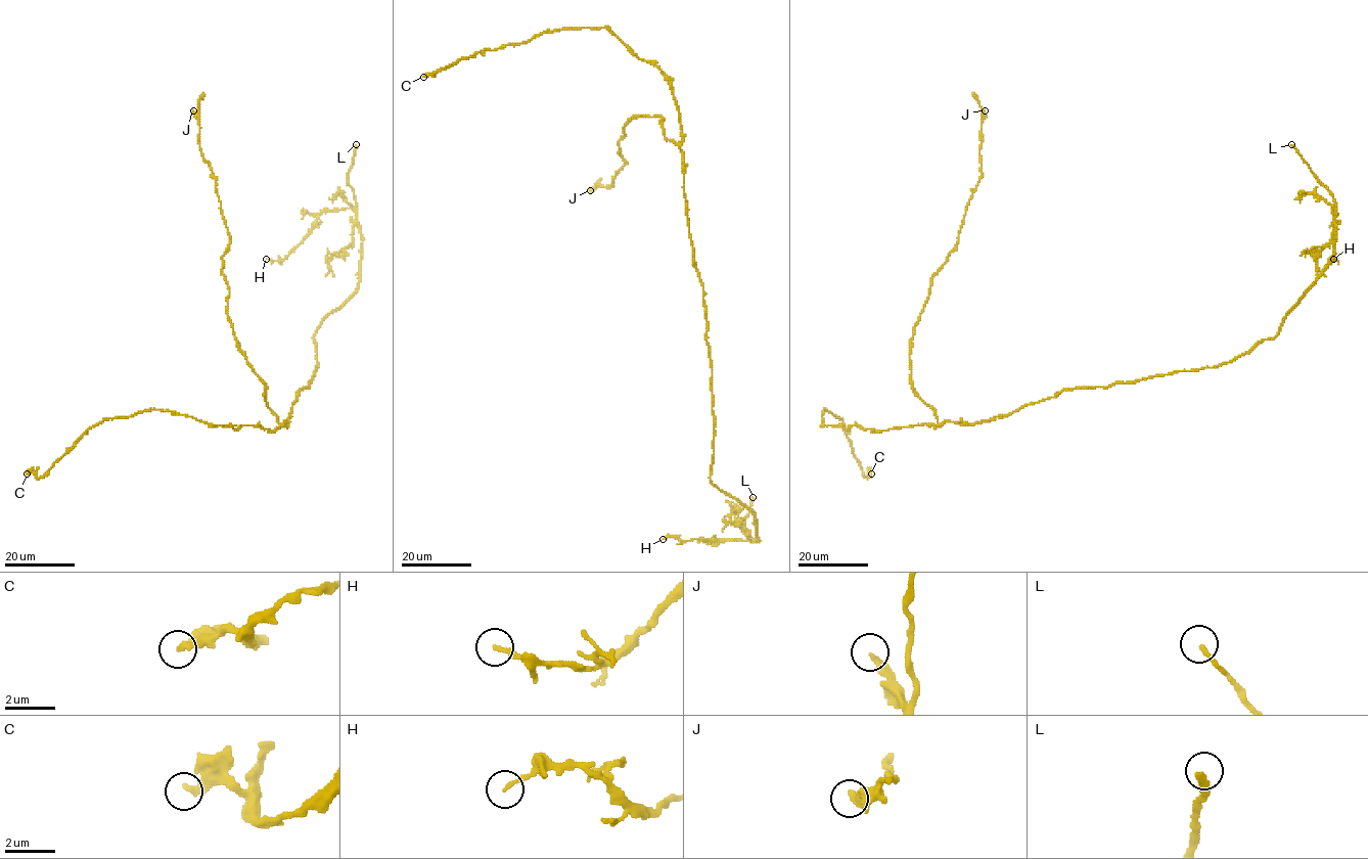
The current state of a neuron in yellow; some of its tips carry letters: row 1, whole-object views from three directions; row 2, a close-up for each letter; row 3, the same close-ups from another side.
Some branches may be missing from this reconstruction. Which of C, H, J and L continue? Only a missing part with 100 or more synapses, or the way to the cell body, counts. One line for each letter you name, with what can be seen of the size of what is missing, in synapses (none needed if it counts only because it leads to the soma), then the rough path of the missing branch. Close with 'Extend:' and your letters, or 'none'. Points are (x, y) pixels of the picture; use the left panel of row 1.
L: missing branch runs (356, 144), (360, 131), (372, 123)
Extend: L

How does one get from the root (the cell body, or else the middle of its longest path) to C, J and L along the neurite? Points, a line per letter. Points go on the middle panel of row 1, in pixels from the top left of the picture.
C: (693, 257), (680, 148), (682, 129), (671, 81), (609, 31), (545, 31), (526, 42), (483, 50), (423, 77)
J: (693, 257), (682, 152), (665, 137), (663, 118), (630, 119), (619, 144), (627, 164), (609, 187), (590, 190)
L: (693, 257), (702, 286), (712, 362), (711, 482), (755, 516), (759, 541), (754, 542), (744, 528), (753, 497)

